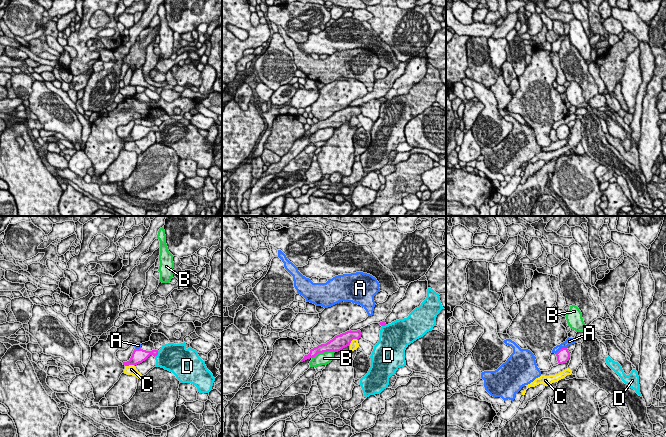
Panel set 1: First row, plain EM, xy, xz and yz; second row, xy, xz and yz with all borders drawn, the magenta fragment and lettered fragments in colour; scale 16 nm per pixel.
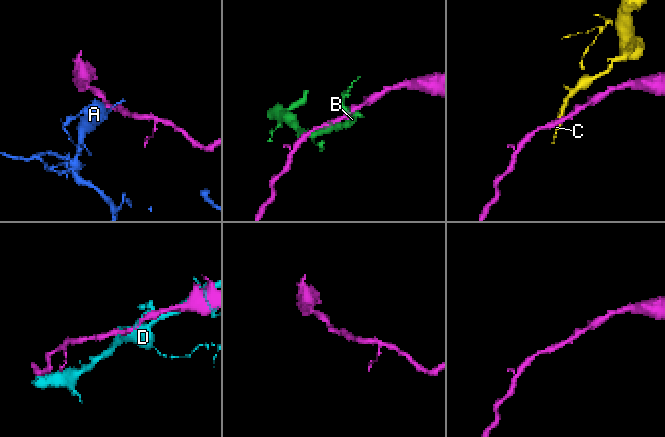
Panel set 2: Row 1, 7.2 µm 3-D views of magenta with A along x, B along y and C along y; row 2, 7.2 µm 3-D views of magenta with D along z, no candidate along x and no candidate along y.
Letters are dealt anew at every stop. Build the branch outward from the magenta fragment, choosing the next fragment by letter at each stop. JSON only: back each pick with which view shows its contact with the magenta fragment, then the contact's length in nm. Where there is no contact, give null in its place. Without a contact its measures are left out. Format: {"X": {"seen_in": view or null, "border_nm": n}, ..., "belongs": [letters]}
{"belongs": []}

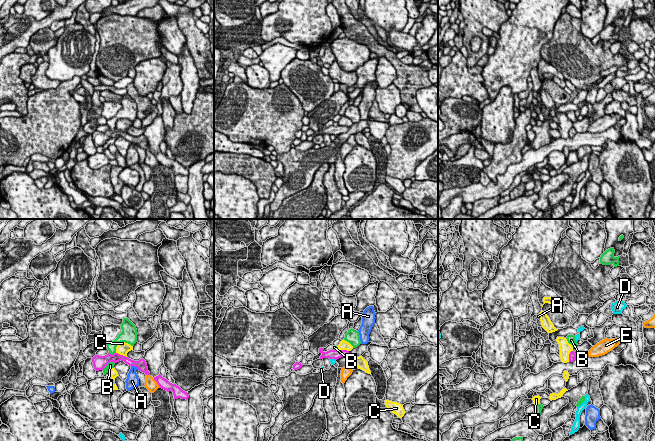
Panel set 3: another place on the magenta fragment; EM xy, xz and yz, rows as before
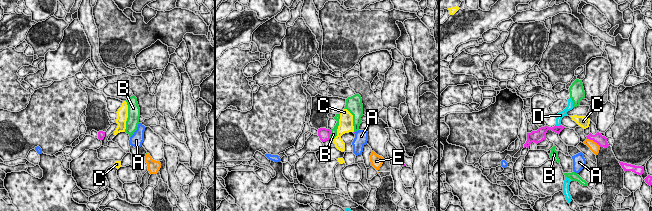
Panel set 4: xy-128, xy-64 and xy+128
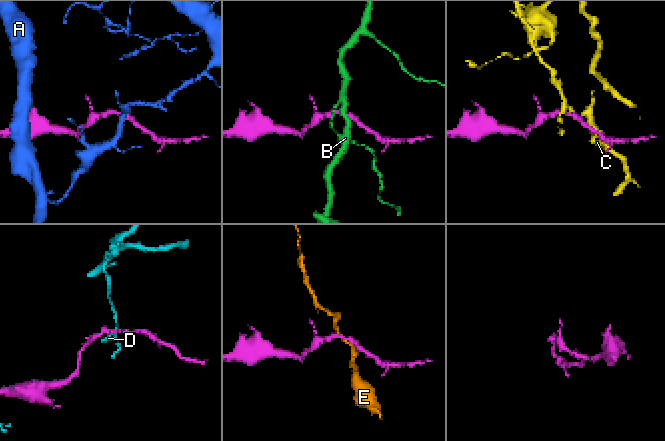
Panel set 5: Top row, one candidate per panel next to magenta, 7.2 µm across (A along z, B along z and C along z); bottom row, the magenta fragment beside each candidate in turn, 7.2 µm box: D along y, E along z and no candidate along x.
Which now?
{"belongs": []}

